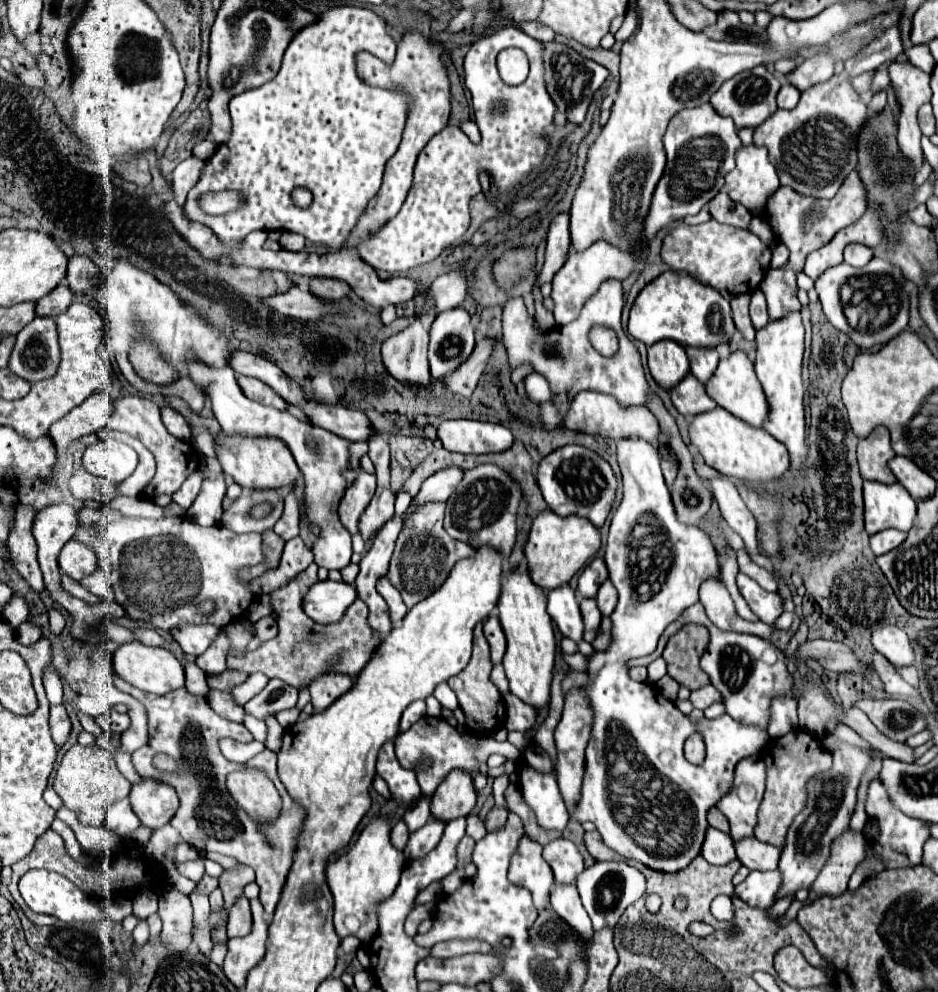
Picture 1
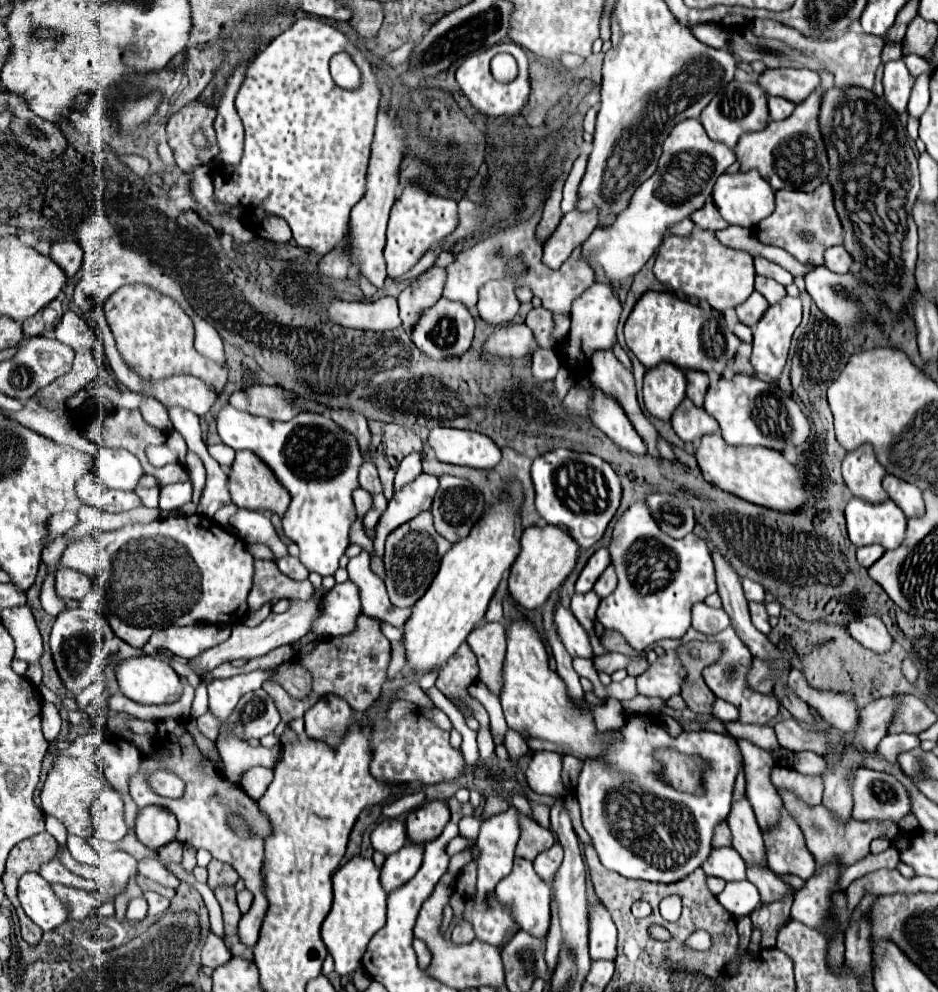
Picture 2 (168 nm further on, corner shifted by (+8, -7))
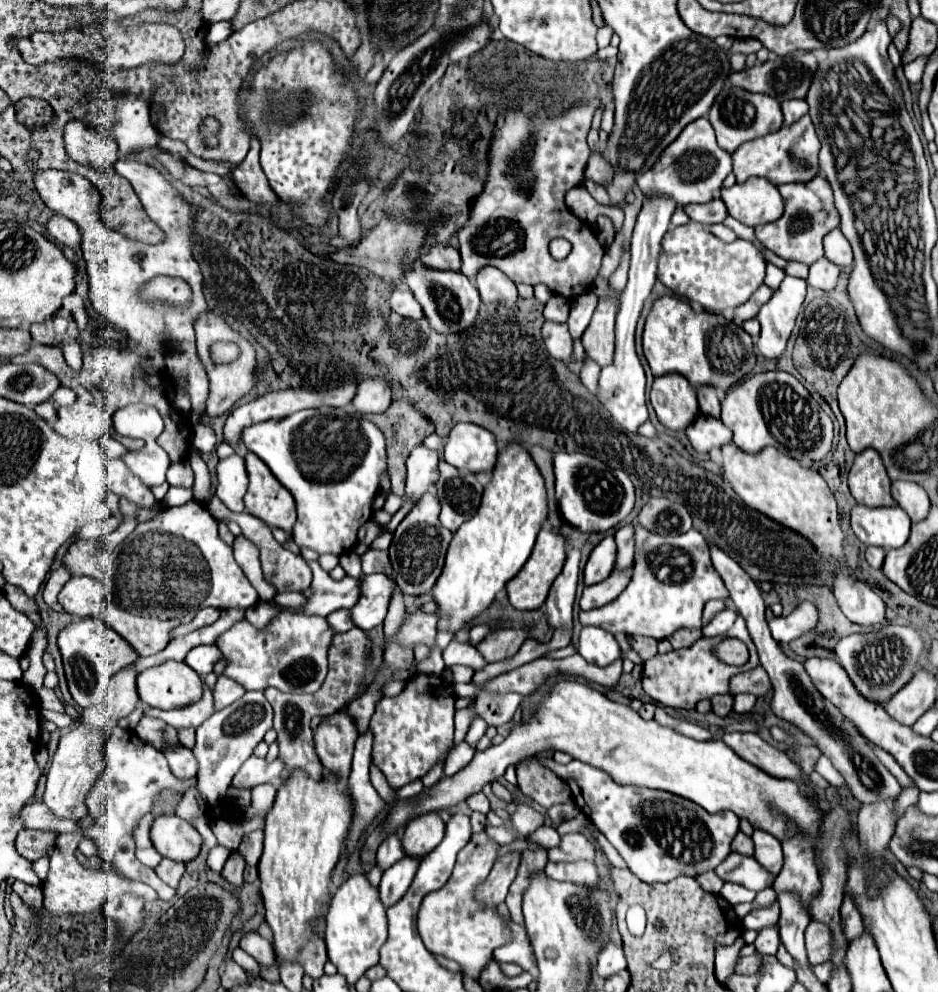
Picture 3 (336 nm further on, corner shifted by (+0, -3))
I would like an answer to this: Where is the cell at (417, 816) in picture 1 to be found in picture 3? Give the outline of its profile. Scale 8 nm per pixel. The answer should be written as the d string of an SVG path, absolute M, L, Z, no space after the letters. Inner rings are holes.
M392 835L388 837L386 841L382 841L382 845L378 847L378 853L376 853L376 865L386 871L388 867L392 867L396 861L400 861L404 857L404 849L400 845L400 837L398 835Z

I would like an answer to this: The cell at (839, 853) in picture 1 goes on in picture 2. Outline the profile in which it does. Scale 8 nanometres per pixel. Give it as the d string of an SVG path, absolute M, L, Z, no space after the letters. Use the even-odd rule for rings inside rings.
M780 791L780 797L784 799L784 805L788 805L790 813L796 815L800 829L806 837L806 847L810 849L810 853L816 859L818 867L824 865L838 865L842 869L850 867L852 863L864 859L870 853L870 841L876 837L886 837L886 839L894 839L894 835L898 833L898 825L892 825L892 821L884 821L884 825L872 825L872 823L862 823L856 819L840 819L836 813L832 813L830 809L826 809L824 805L818 807L806 807L802 801L798 801L792 793L788 791Z

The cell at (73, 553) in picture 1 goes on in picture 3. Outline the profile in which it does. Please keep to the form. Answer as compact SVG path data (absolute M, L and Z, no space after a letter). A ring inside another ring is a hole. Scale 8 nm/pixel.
M72 577L58 595L58 603L72 617L100 617L104 583L92 577Z

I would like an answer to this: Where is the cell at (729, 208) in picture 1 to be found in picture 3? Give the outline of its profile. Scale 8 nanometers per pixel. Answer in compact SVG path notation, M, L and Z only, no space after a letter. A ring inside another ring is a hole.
M712 199L710 203L704 203L704 205L684 205L684 213L692 221L698 221L702 225L722 223L728 217L728 211L722 199Z

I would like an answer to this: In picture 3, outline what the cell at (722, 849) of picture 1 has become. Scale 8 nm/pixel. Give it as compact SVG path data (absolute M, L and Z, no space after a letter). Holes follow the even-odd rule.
M730 853L714 871L722 881L738 883L752 891L762 891L766 887L772 887L776 879L754 857L744 857L740 853Z

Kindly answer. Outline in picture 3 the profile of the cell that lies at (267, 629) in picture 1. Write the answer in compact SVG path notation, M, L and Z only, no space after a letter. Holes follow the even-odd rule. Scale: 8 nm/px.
M285 591L276 594L273 601L283 607L295 607L306 603L307 598L299 592Z

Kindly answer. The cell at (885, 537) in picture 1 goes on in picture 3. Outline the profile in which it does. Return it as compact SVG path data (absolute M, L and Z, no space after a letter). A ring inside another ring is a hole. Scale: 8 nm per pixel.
M868 547L868 549L866 549L866 561L868 561L874 569L880 569L880 567L882 567L884 555L886 555L886 551L880 549L880 547Z

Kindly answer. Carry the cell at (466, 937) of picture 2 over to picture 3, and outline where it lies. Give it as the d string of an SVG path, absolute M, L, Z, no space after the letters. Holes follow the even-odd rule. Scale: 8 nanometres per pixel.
M510 851L504 857L500 857L494 863L488 881L484 885L480 885L480 889L476 891L478 901L484 901L488 905L500 905L506 899L510 883L516 879L520 861L522 861L520 851Z

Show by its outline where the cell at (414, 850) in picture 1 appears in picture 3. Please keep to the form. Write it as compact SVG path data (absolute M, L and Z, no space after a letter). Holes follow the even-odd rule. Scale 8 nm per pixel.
M404 857L404 861L398 861L396 865L392 865L392 869L388 869L388 873L382 875L382 881L378 885L378 895L380 895L380 903L388 909L392 905L396 905L404 893L408 891L414 873L418 869L418 861L414 857Z

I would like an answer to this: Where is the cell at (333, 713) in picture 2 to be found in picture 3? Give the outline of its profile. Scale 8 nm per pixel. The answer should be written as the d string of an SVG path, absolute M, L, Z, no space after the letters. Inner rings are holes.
M334 713L332 717L326 717L314 731L316 753L322 765L340 777L340 783L344 783L350 775L356 739L358 731L348 713Z

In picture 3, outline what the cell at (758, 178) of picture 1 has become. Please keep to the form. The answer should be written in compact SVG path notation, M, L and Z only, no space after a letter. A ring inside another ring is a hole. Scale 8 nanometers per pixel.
M752 177L744 185L722 189L722 201L726 203L728 215L748 227L772 223L780 219L784 209L776 185L760 177Z

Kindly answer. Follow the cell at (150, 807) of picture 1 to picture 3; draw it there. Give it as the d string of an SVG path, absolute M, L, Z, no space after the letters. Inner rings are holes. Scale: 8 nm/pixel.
M176 815L158 817L152 825L150 839L162 857L182 863L192 861L202 849L200 833L188 821Z

